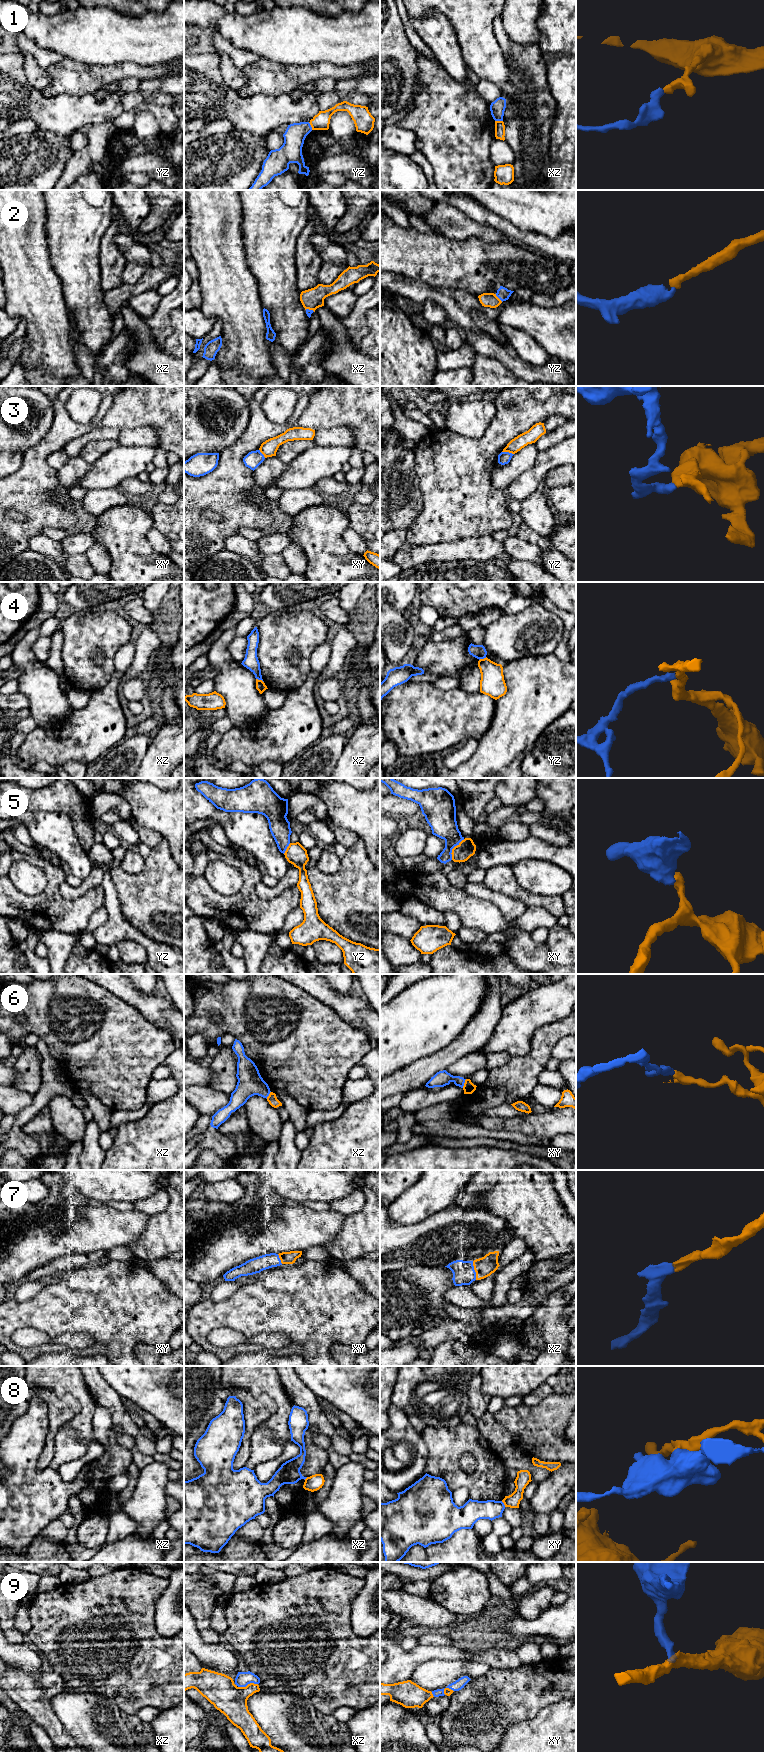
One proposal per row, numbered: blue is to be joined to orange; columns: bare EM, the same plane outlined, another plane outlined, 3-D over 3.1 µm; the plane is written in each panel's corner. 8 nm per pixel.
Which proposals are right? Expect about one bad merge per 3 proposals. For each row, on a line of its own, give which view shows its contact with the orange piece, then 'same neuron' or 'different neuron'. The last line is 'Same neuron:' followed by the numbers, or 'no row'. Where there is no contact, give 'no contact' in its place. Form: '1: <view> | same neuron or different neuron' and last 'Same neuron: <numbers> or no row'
1: yz | different neuron
2: yz | same neuron
3: yz | different neuron
4: xz | different neuron
5: xy | different neuron
6: xy | different neuron
7: xz | same neuron
8: xy | different neuron
9: xz | same neuron
Same neuron: 2, 7, 9

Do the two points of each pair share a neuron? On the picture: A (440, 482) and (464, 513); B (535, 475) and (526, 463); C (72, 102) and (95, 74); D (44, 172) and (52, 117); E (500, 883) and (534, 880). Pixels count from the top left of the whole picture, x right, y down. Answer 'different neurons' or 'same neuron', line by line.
A: same neuron
B: different neurons
C: different neurons
D: different neurons
E: different neurons

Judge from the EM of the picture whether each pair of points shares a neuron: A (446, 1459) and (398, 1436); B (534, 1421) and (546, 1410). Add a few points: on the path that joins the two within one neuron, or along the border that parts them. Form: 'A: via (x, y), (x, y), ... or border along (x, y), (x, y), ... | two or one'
A: border along (420, 1434), (427, 1449), (427, 1472) | two
B: via (537, 1419), (543, 1413) | one

